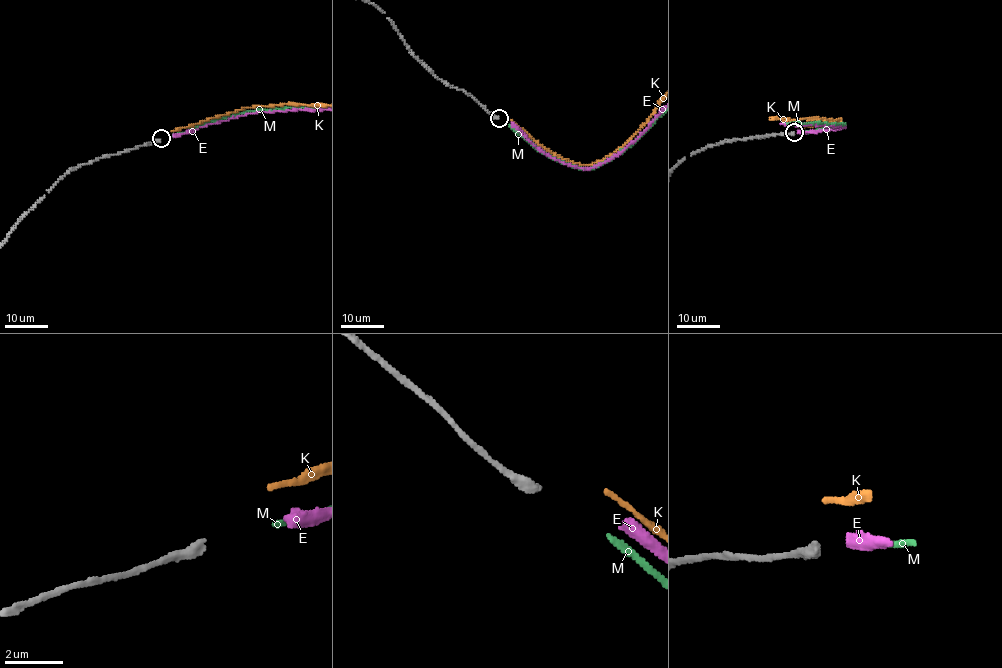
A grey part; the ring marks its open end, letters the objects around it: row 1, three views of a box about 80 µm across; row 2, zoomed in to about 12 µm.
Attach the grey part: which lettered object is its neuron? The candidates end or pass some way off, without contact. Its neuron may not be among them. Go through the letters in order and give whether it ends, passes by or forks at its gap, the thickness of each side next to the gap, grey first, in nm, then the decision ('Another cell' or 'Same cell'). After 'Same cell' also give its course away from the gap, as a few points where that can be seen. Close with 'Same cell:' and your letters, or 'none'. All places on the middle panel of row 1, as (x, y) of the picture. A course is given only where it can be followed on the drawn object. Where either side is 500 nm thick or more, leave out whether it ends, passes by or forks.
E: It ends there. Thickness 340 nm (grey) against 460 nm. Another cell
K: It ends there. Thickness 340 nm (grey) against 170 nm. Another cell
M: It ends there. Thickness 340 nm (grey) against 180 nm. Same cell
Same cell: M

